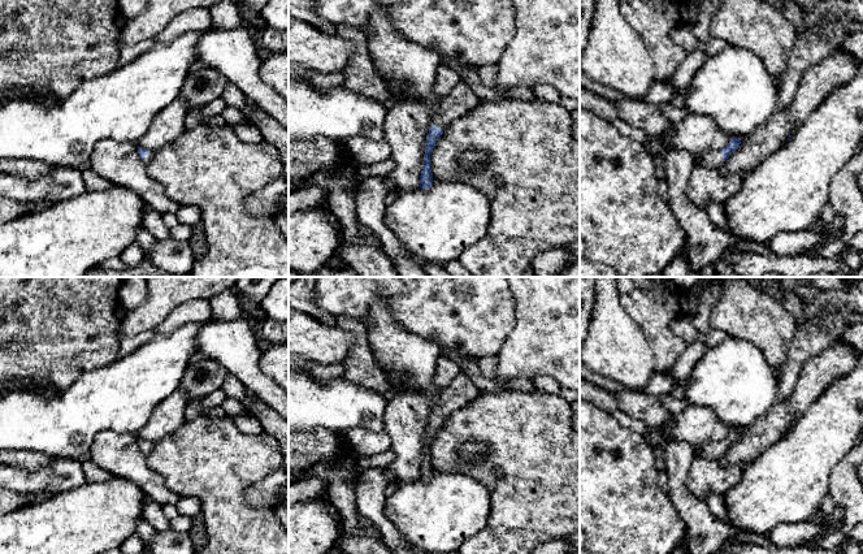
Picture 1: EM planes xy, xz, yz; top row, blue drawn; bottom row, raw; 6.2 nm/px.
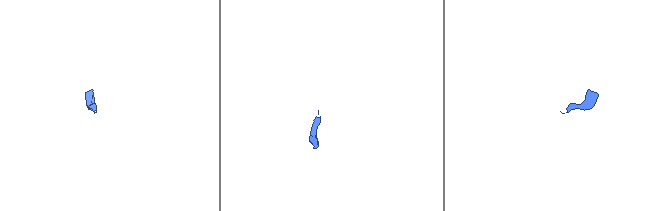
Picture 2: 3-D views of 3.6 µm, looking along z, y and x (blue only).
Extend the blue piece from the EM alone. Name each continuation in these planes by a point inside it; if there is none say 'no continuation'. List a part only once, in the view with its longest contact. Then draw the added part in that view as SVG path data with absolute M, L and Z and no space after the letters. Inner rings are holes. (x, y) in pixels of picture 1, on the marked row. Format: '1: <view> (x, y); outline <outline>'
1: yz (714, 158); outline M712 150L694 155L694 161L703 166L720 166L724 159L720 150Z

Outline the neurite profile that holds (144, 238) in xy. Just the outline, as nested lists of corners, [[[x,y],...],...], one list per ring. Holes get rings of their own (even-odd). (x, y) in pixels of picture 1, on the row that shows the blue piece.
[[[142,225],[136,234],[135,242],[142,247],[147,257],[153,250],[157,239]]]

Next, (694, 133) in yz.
[[[688,113],[680,122],[672,124],[662,137],[650,137],[647,151],[652,157],[662,156],[664,148],[685,150],[693,156],[727,147],[733,135],[724,134],[716,124],[706,116]]]

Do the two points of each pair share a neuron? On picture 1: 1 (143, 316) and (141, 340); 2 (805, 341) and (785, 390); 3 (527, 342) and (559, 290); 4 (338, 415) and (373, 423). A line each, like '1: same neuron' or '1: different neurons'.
1: different neurons
2: same neuron
3: same neuron
4: same neuron

